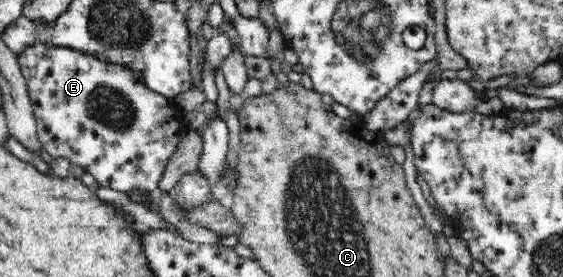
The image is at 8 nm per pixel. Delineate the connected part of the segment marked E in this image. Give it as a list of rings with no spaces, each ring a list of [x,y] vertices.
[[[37,41],[28,44],[17,57],[23,77],[27,80],[37,136],[43,150],[52,158],[66,158],[71,164],[81,166],[84,172],[90,173],[96,179],[98,188],[112,188],[126,194],[134,189],[144,191],[150,197],[148,204],[144,206],[175,225],[176,231],[179,231],[176,232],[178,236],[198,244],[217,244],[220,235],[186,220],[174,199],[158,188],[172,152],[179,147],[180,140],[188,129],[185,114],[172,97],[152,91],[126,65],[102,60],[92,53],[80,51],[80,48],[60,47],[60,44]]]

